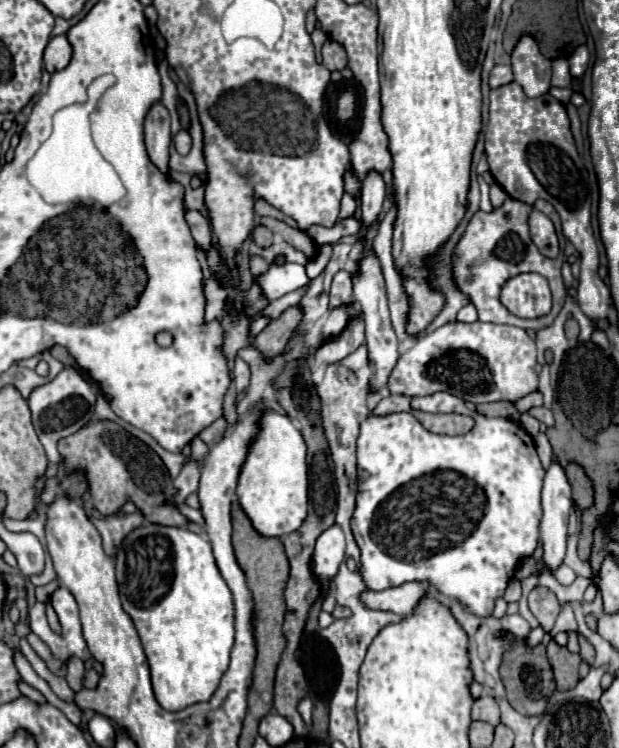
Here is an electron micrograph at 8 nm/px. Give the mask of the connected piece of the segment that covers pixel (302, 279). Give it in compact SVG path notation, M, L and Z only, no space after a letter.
M288 262L286 264L272 264L256 280L262 290L262 296L268 300L276 300L276 298L280 298L292 290L298 290L310 282L304 266L288 264Z

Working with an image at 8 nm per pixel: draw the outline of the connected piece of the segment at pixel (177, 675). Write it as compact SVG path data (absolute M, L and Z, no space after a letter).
M144 524L138 530L132 530L120 544L116 558L116 580L120 586L122 608L130 614L140 634L158 704L164 710L176 712L196 702L210 700L222 674L228 670L230 650L234 646L232 592L214 564L210 542L188 528Z

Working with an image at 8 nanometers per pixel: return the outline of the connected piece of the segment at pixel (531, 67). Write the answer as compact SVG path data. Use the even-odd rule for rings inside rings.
M524 36L512 52L512 70L514 80L522 86L526 96L538 98L550 90L550 60L544 58L538 50L538 44L532 36Z

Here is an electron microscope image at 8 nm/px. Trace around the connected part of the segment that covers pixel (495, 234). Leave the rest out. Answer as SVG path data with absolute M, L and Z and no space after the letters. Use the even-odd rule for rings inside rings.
M508 198L500 208L492 212L476 212L470 220L462 240L456 246L456 260L454 260L454 278L458 288L472 298L472 304L478 310L478 318L482 322L494 322L494 324L512 324L520 326L524 330L542 330L548 328L554 318L558 316L560 308L564 306L566 288L560 276L560 294L558 294L558 266L562 266L564 256L558 256L554 260L542 256L538 248L534 246L530 232L528 232L528 214L532 206ZM520 272L538 272L542 274L552 288L552 312L546 316L540 316L536 320L522 320L514 314L510 314L498 300L498 292L502 290L504 280L510 276L518 276Z

